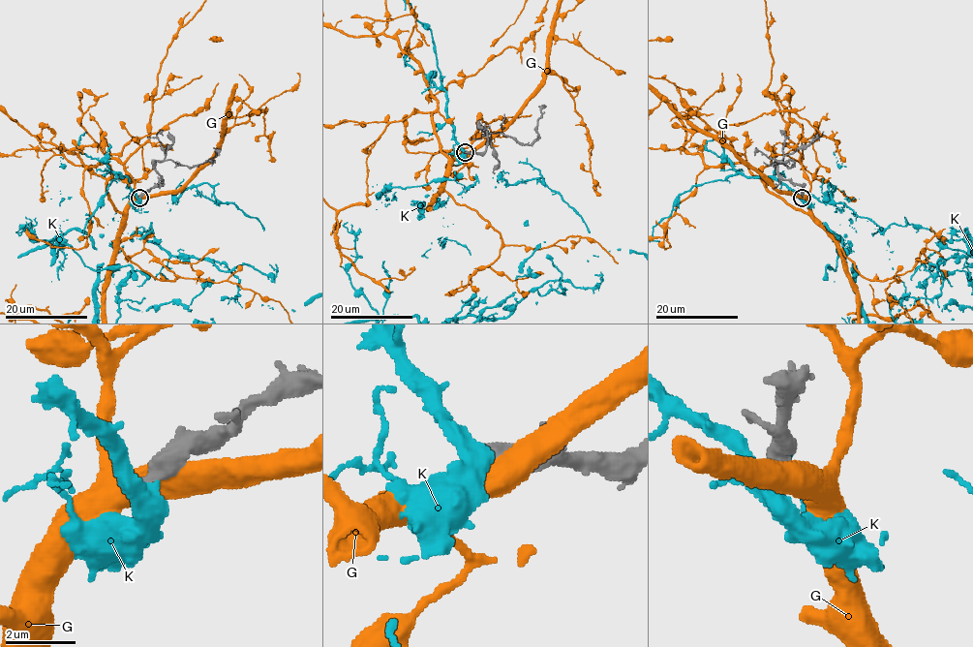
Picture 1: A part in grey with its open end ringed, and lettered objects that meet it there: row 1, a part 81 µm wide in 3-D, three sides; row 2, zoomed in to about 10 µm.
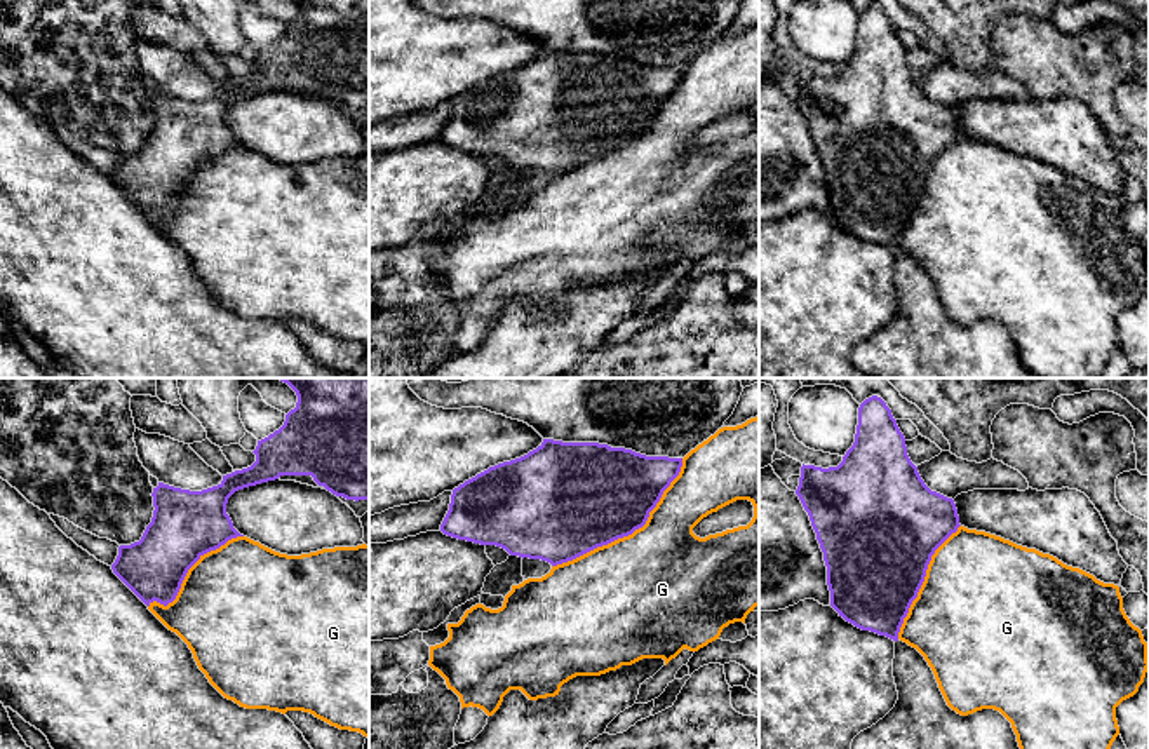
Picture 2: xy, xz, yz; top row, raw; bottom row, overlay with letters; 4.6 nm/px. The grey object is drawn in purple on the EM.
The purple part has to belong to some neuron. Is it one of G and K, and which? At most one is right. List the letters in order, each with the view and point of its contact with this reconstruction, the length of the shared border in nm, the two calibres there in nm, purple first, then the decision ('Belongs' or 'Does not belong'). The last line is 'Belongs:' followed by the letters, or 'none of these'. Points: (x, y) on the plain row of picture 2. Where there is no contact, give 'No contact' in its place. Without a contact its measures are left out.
G: Touches purple at xz (631, 143). Shared border 800 nm. Thickness 460 nm (purple) against 500 nm. Does not belong
K: No contact. Belongs
Belongs: K

